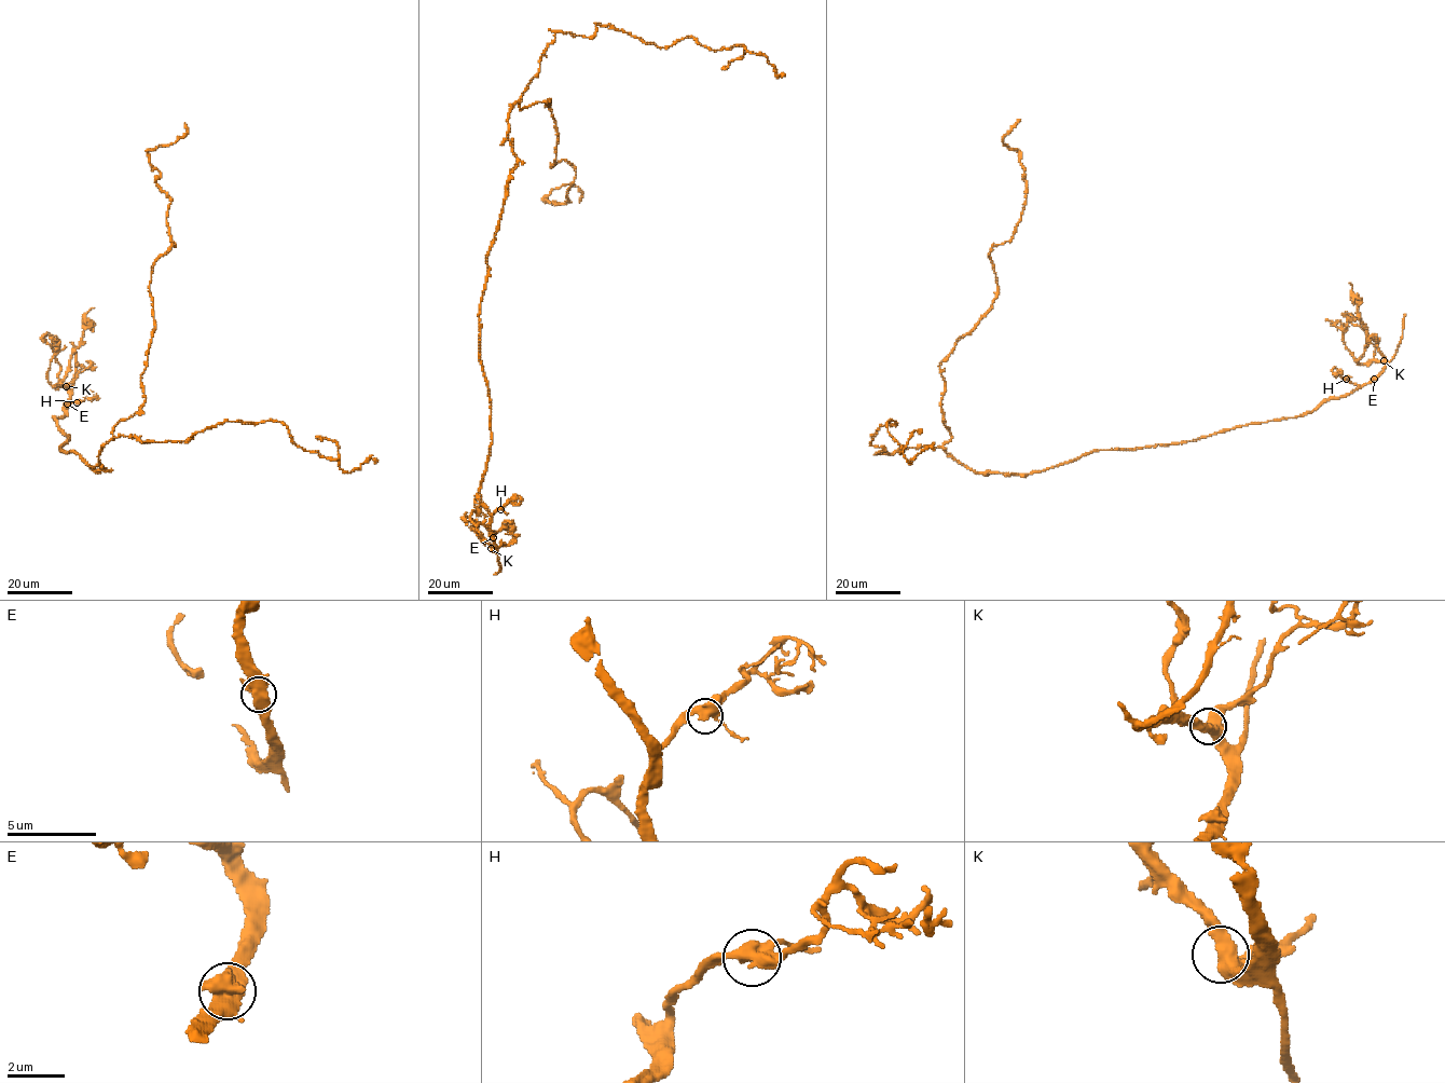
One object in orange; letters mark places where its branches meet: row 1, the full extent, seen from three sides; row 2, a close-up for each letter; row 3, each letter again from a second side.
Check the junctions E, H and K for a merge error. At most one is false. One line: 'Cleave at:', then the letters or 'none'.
Cleave at: none

